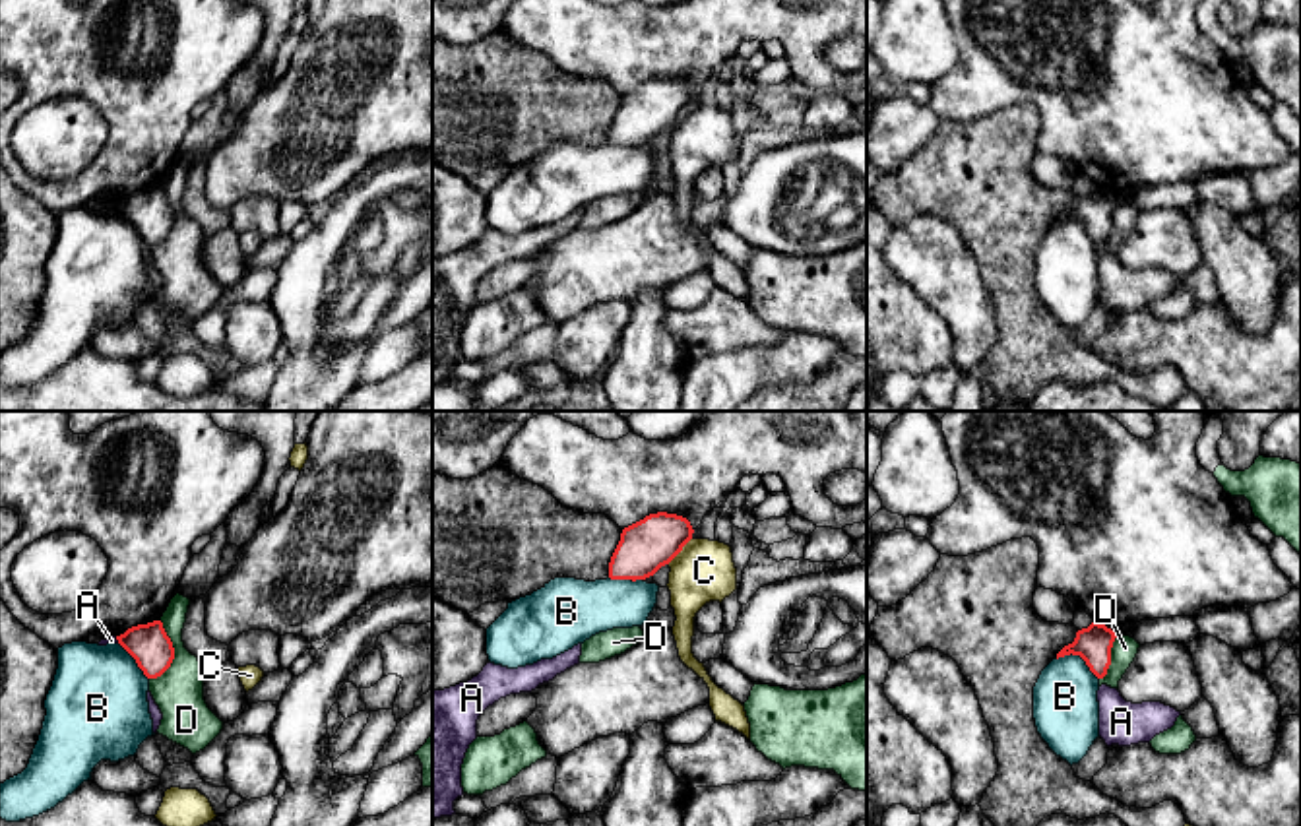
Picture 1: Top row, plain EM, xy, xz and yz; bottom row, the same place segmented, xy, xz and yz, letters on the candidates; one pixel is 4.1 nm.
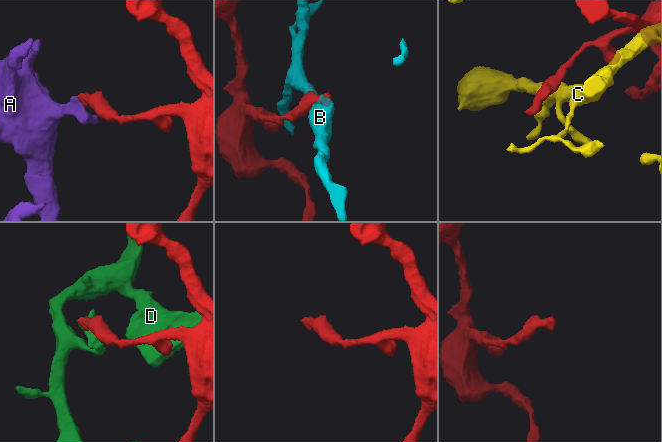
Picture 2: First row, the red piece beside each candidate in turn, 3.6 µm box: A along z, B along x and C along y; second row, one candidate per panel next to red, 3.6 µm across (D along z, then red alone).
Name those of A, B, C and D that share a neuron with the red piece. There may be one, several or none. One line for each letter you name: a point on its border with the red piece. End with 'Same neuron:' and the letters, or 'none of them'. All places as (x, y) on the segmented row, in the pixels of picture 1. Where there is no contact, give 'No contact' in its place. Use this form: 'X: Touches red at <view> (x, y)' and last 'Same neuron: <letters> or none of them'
Same neuron: none of them

